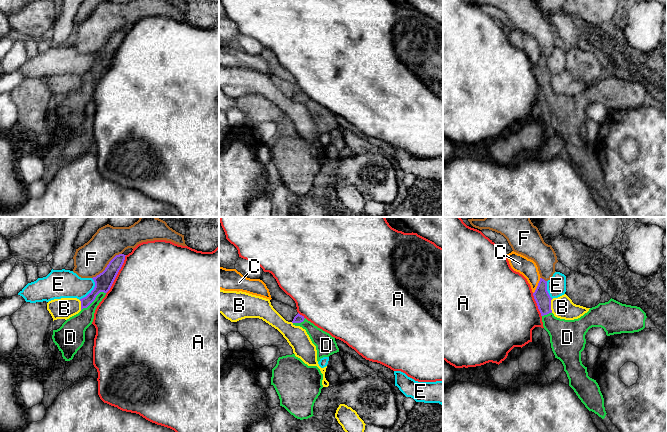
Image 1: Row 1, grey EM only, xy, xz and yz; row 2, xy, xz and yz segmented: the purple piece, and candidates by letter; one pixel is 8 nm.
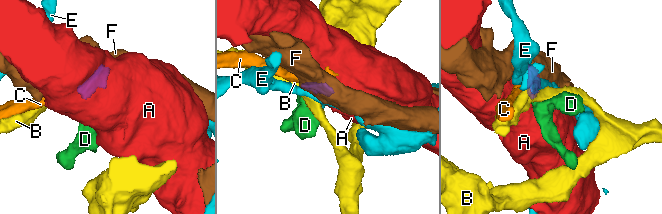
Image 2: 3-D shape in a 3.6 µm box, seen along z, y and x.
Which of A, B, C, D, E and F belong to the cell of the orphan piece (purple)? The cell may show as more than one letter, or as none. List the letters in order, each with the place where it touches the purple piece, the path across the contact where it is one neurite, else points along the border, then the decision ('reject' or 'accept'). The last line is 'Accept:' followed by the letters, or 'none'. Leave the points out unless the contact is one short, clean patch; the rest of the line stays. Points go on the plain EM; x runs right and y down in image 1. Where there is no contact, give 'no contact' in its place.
A: meets purple in xy at (117, 49); reject
B: meets purple in yz at (550, 82); border along yz (552, 75), (551, 88); reject
C: meets purple in yz at (538, 61); reject
D: meets purple in xy at (93, 76); runs through xy (103, 58), (93, 76), (76, 101); accept
E: meets purple in xy at (92, 66); reject
F: meets purple in xy at (107, 42); reject
Accept: D

